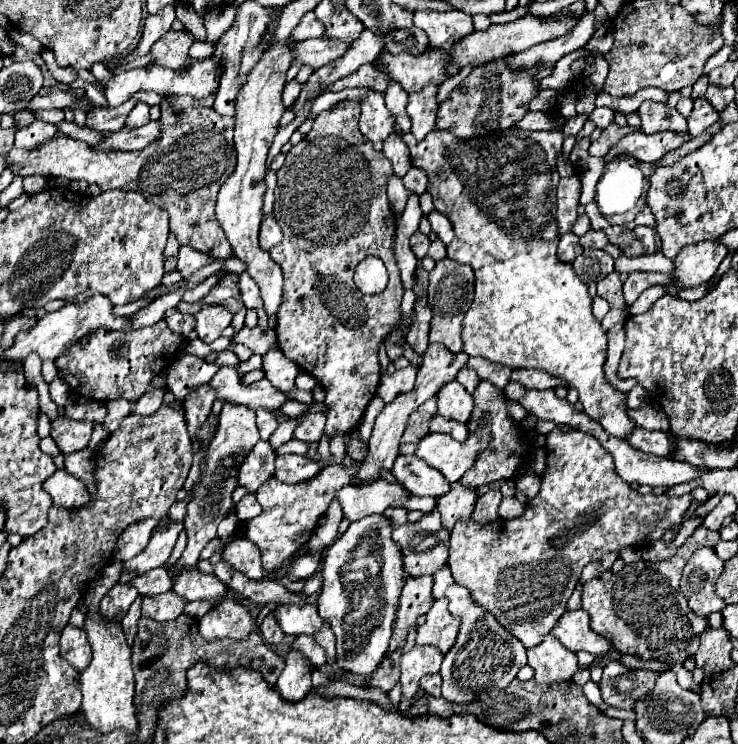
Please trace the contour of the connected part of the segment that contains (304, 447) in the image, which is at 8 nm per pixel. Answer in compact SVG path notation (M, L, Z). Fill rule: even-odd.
M290 440L290 442L286 442L284 446L280 446L278 450L276 450L276 454L286 454L286 452L294 452L294 454L306 454L308 452L308 448L310 448L310 444L304 444L304 442L298 442L298 440Z

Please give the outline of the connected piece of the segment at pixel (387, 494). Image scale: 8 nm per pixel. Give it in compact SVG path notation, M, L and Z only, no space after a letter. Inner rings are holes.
M378 480L370 486L348 486L338 490L336 500L342 504L344 518L354 522L364 516L384 514L390 506L400 506L406 510L420 510L432 512L436 508L438 498L422 498L422 496L408 496L408 492L400 484L390 484L386 480Z

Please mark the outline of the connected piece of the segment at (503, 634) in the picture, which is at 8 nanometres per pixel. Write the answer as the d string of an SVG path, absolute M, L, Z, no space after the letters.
M448 566L440 568L434 574L434 598L448 598L452 616L462 616L460 634L456 644L444 656L440 674L442 674L442 696L450 702L462 704L476 700L482 692L492 688L506 688L518 674L518 670L526 664L526 648L516 640L504 626L486 612L480 604L476 604L468 590L456 584Z

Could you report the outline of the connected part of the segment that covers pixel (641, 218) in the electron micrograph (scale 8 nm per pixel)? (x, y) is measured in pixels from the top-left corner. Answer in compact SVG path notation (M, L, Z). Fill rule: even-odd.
M646 206L643 210L641 210L635 220L636 225L645 225L650 226L656 232L656 223L654 220L654 215L648 206Z

